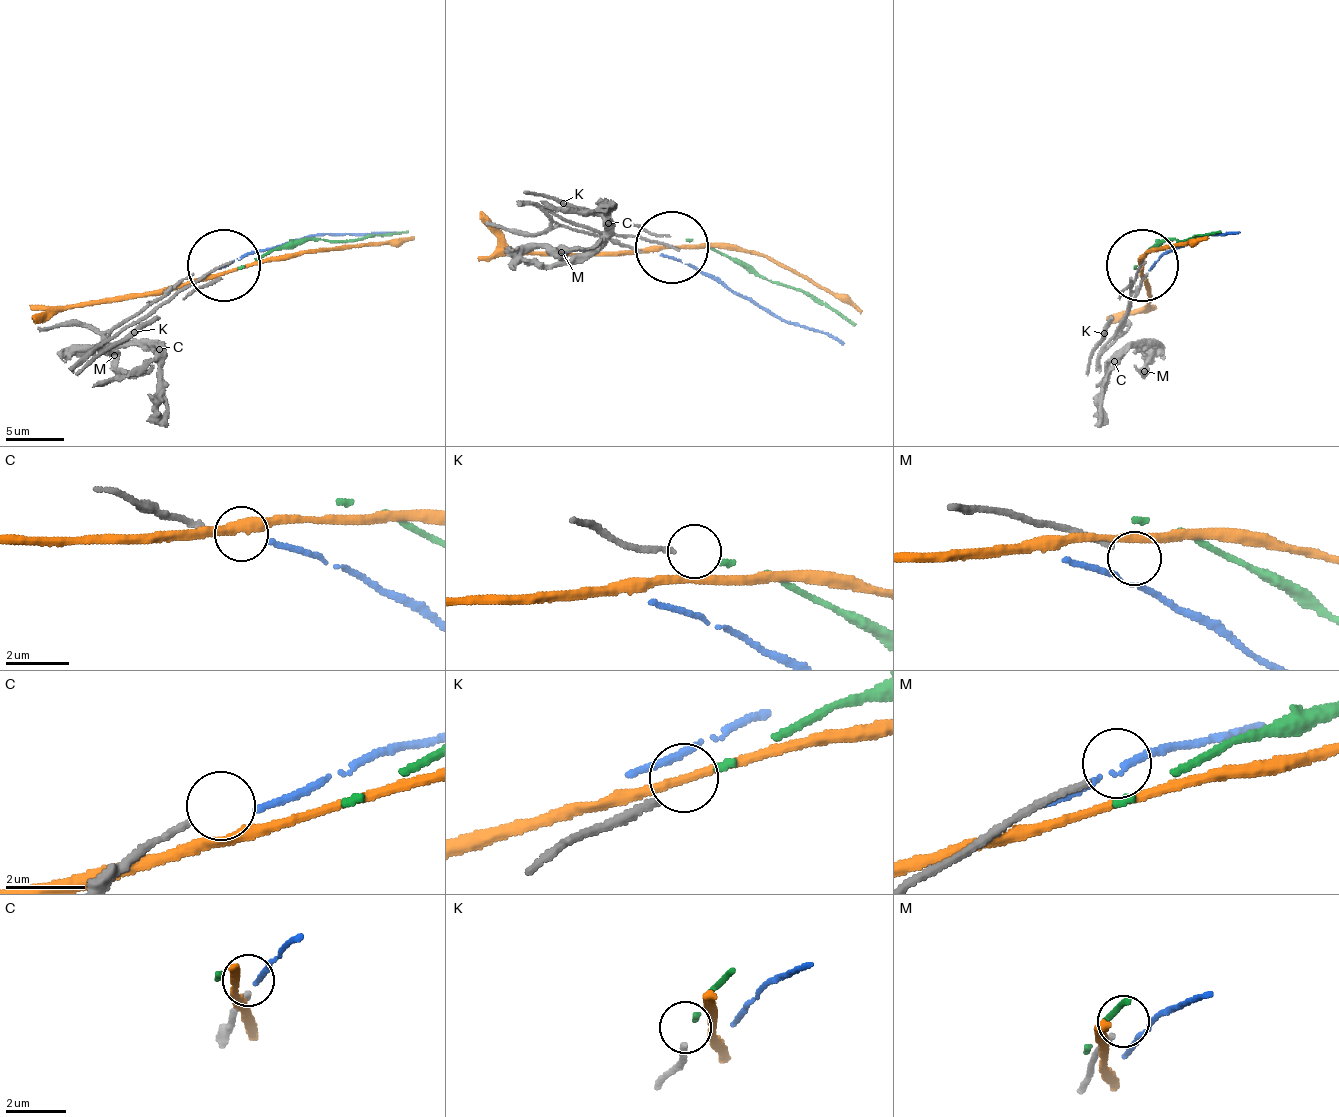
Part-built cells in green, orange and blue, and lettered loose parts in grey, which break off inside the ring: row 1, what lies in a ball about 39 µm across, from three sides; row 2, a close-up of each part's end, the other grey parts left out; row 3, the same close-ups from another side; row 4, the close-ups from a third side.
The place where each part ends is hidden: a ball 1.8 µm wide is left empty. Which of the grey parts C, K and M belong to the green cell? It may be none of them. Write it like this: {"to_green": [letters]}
{"to_green": ["K"]}

